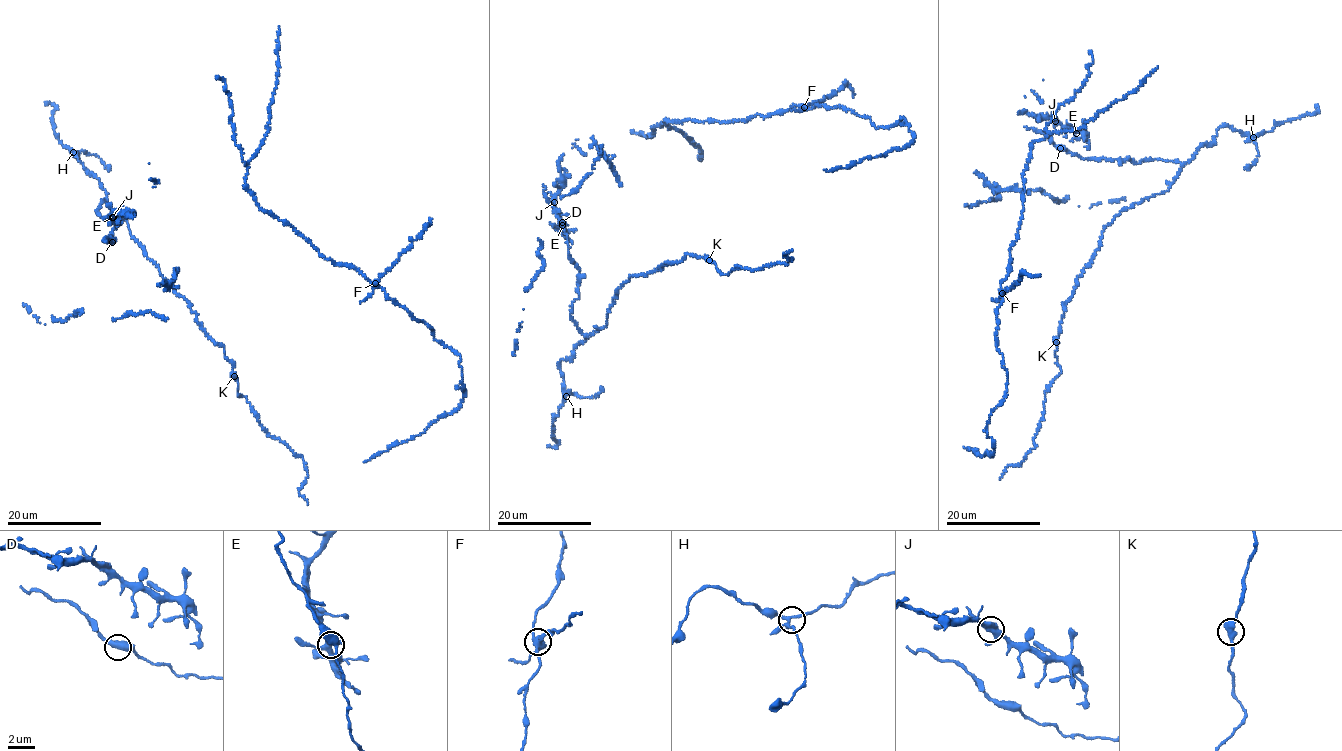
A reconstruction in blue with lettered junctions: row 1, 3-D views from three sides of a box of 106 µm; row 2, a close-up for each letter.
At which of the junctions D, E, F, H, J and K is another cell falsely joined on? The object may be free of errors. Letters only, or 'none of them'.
F

